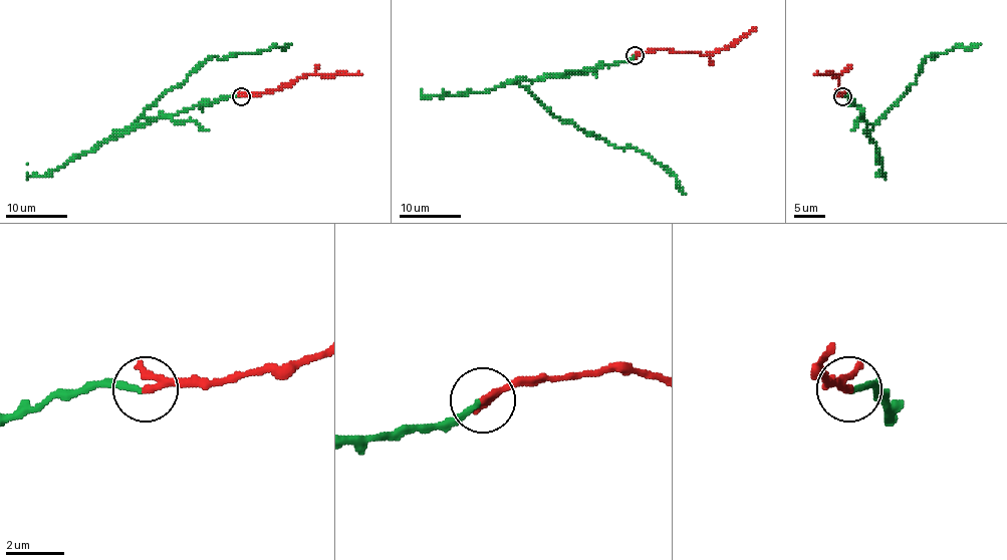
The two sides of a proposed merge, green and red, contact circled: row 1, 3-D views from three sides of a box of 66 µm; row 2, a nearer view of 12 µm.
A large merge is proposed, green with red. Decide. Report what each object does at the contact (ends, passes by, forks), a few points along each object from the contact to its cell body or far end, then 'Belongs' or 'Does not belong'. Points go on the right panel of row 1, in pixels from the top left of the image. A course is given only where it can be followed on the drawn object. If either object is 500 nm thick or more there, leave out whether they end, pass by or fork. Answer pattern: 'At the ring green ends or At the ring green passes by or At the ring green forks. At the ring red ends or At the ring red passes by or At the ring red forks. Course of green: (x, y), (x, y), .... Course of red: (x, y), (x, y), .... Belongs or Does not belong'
At the ring green ends. At the ring red passes by. Course of green: (842, 96), (847, 95), (859, 109), (867, 132), (908, 90), (926, 58), (961, 46), (981, 44). Course of red: (842, 96), (836, 92), (841, 75), (813, 75). Does not belong

